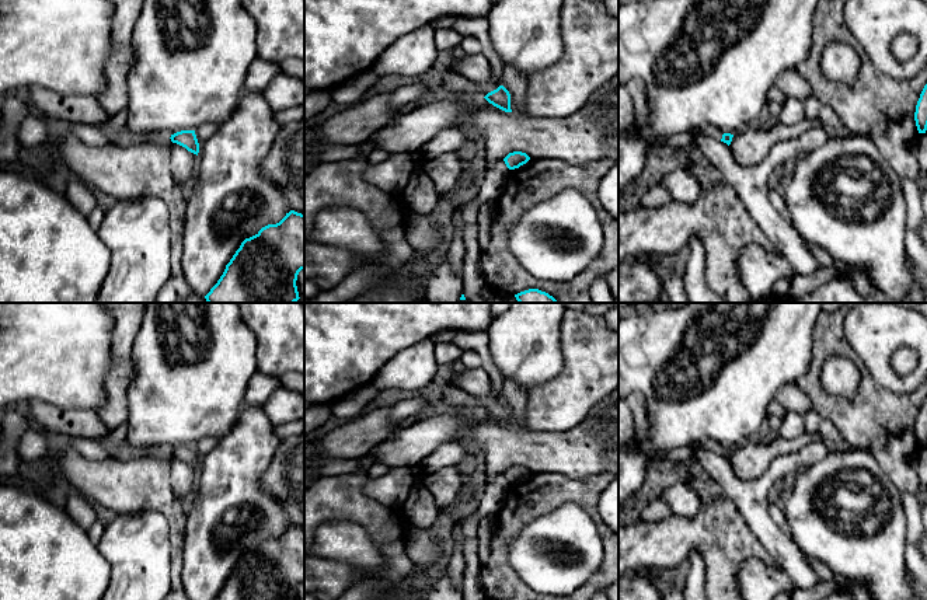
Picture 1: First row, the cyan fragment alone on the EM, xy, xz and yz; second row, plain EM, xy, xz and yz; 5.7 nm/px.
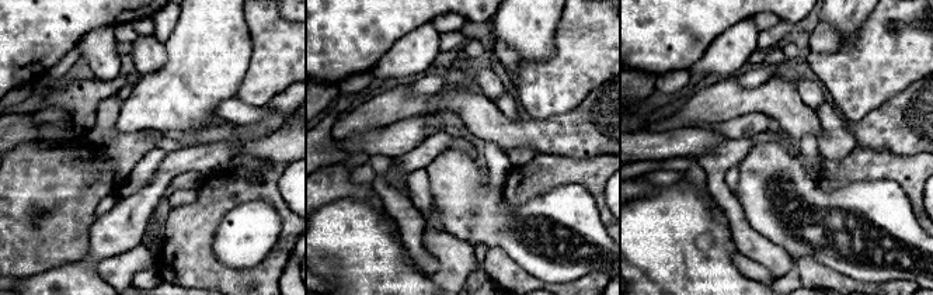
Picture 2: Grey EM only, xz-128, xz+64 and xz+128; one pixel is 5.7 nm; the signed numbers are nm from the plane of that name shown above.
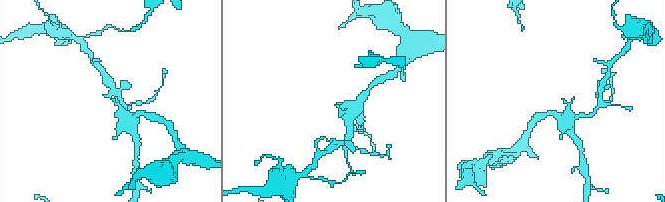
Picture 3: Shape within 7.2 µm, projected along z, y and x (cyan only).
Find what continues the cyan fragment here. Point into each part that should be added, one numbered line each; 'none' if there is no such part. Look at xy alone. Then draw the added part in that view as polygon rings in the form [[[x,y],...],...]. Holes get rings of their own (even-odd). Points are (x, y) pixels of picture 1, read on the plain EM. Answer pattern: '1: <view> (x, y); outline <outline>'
none

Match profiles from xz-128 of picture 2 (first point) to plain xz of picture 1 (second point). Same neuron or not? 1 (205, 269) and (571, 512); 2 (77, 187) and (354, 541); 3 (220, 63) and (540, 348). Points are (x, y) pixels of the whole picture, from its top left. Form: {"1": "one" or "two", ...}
{"1": "two", "2": "two", "3": "one"}

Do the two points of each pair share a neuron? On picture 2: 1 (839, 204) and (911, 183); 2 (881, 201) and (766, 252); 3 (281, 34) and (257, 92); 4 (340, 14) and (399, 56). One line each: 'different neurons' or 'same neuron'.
1: different neurons
2: different neurons
3: same neuron
4: different neurons

